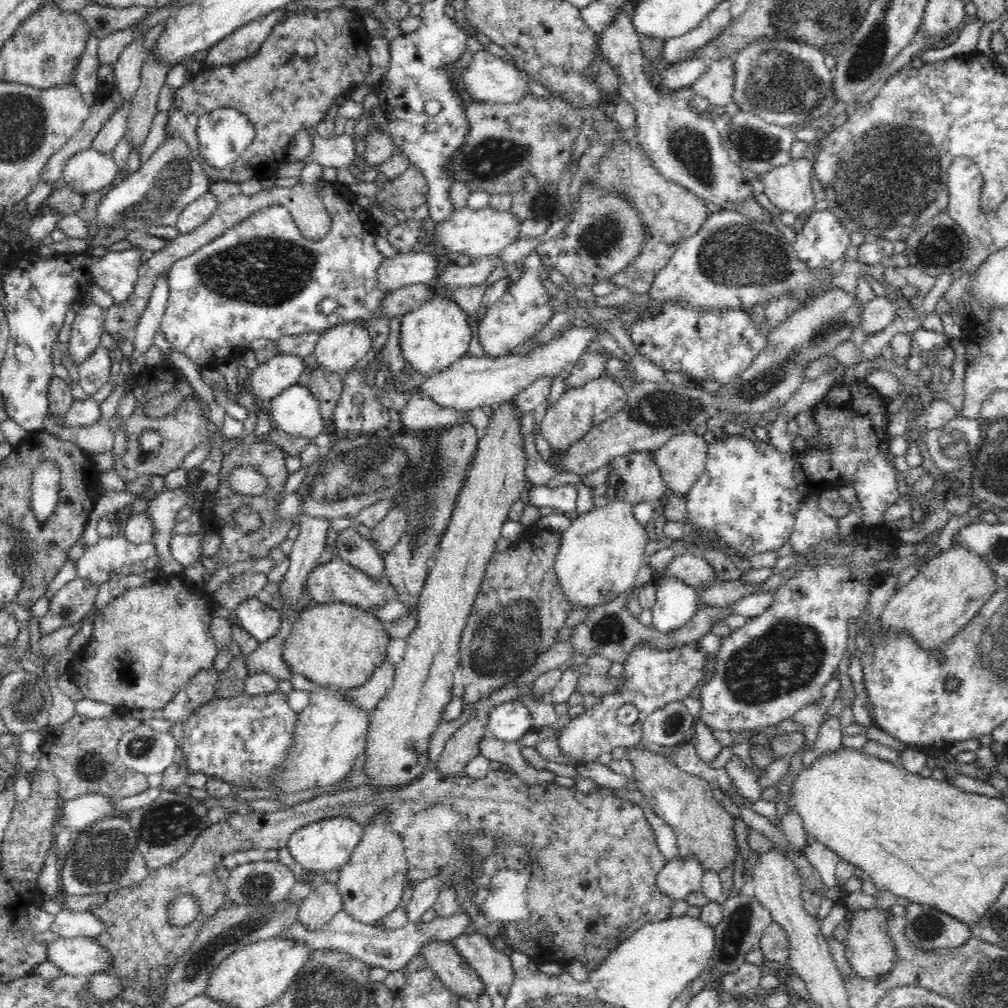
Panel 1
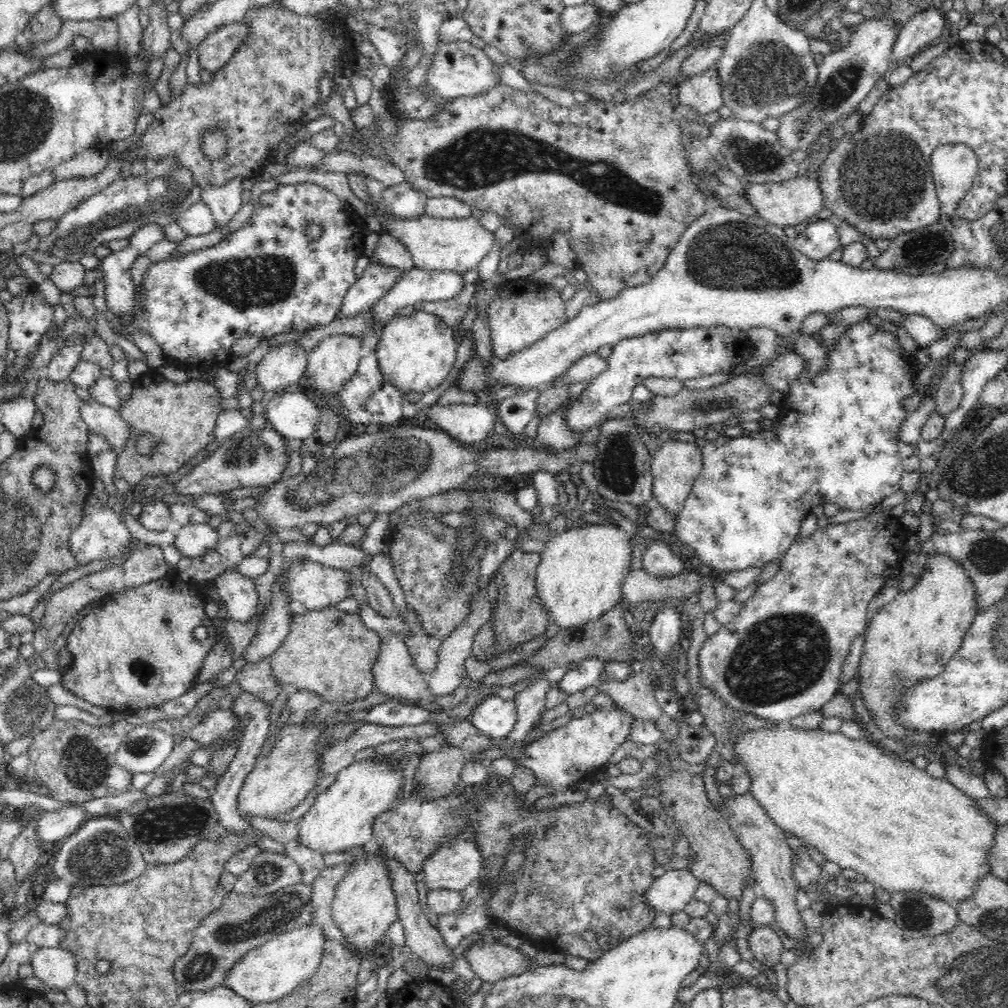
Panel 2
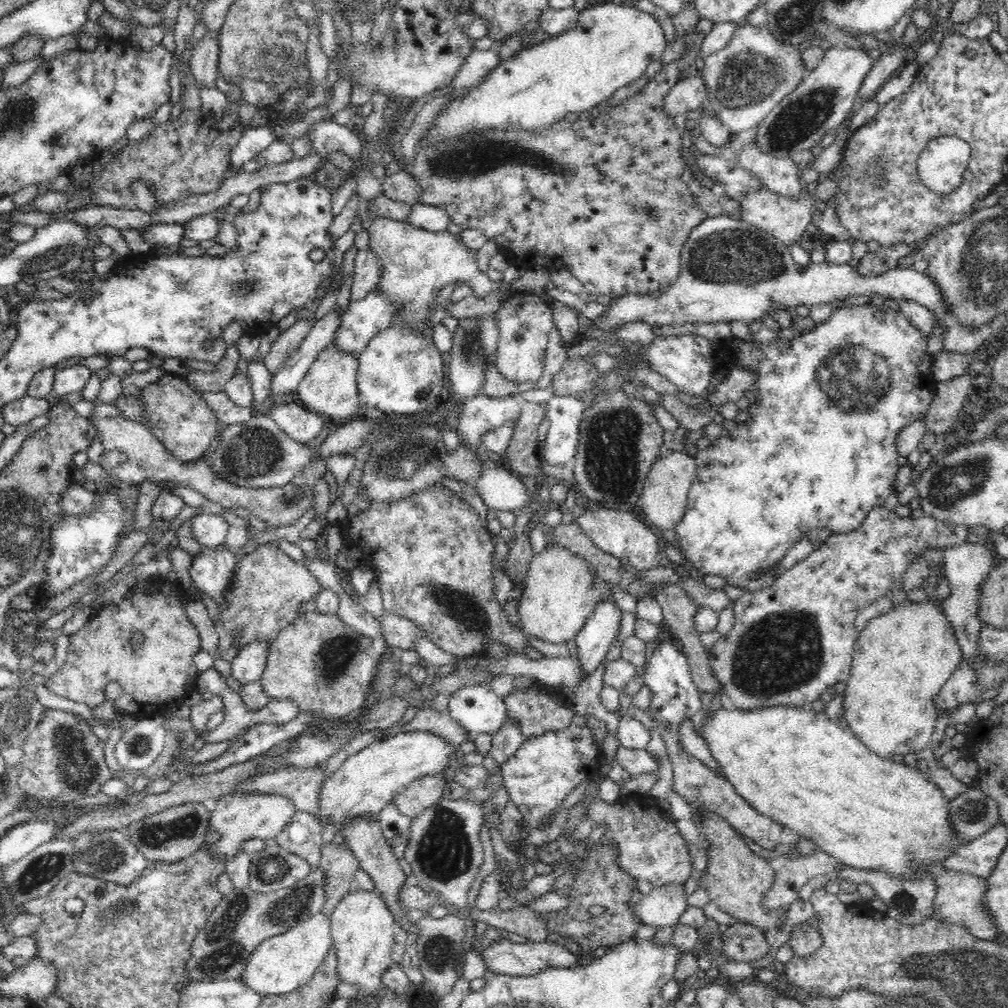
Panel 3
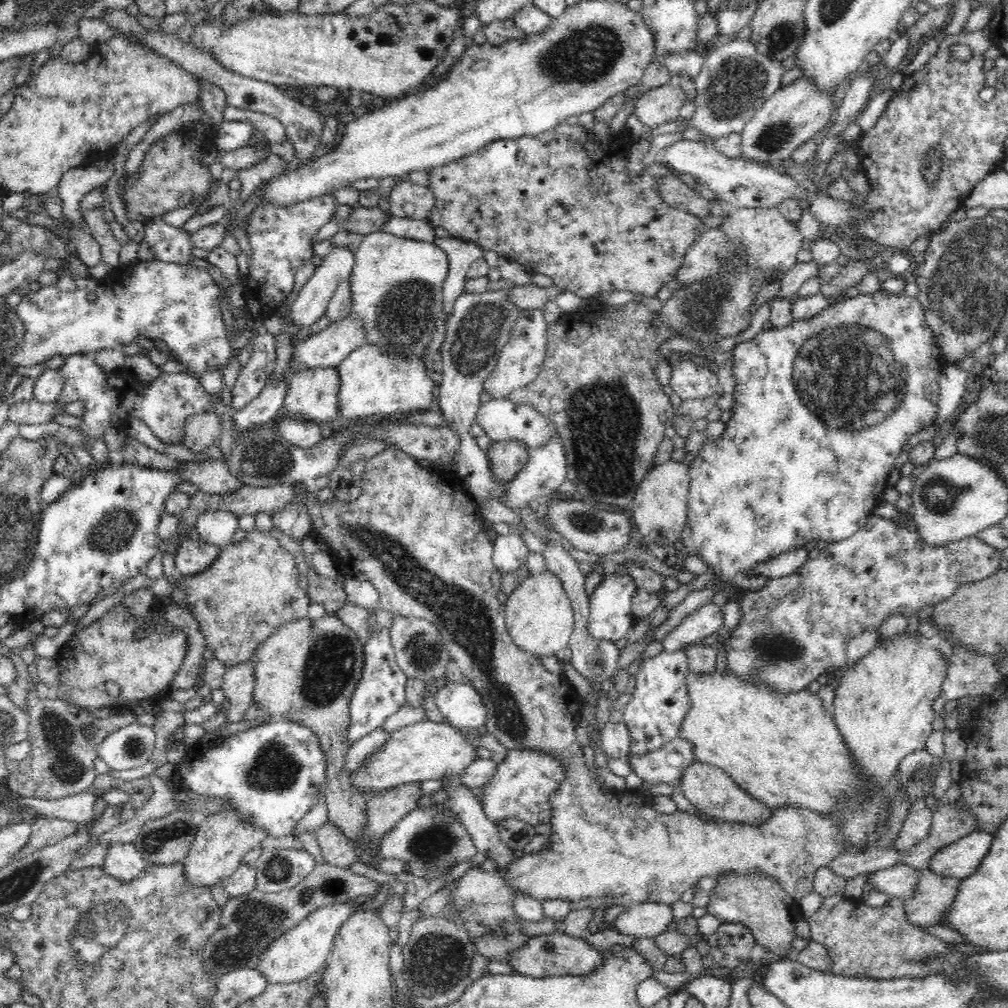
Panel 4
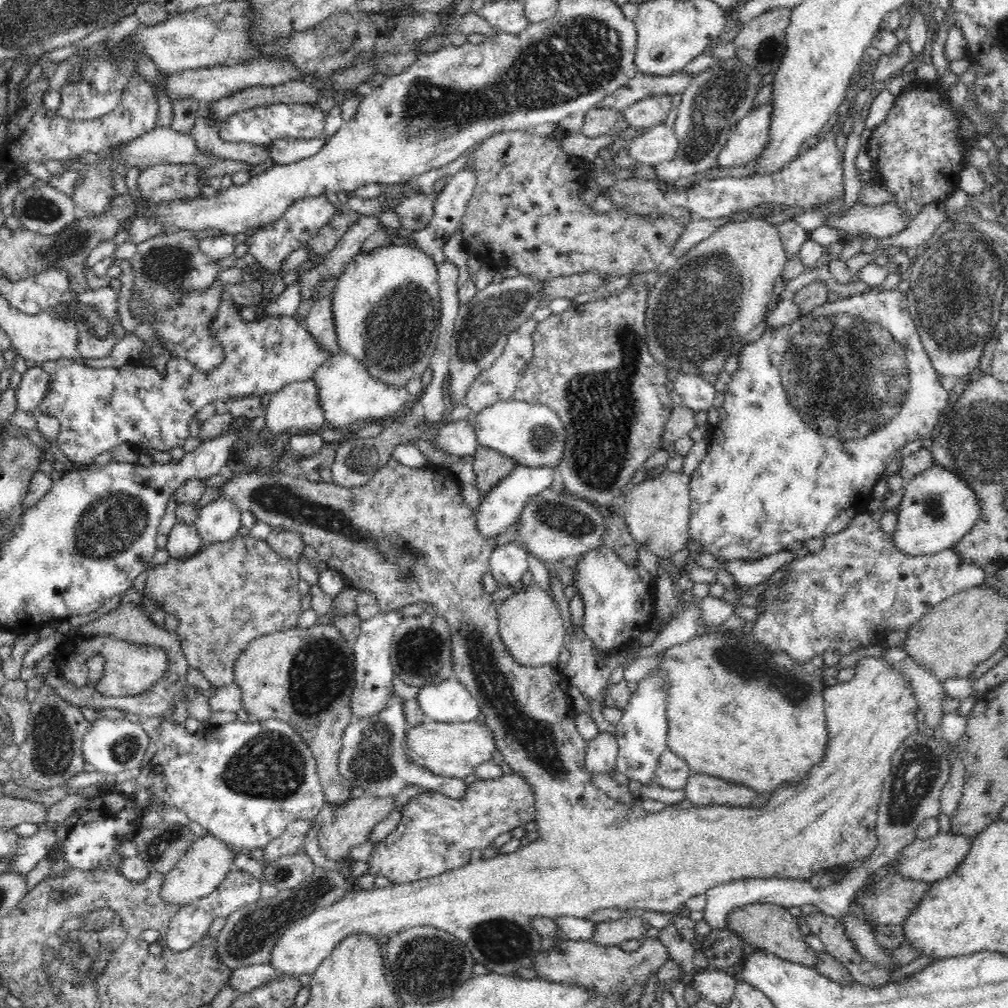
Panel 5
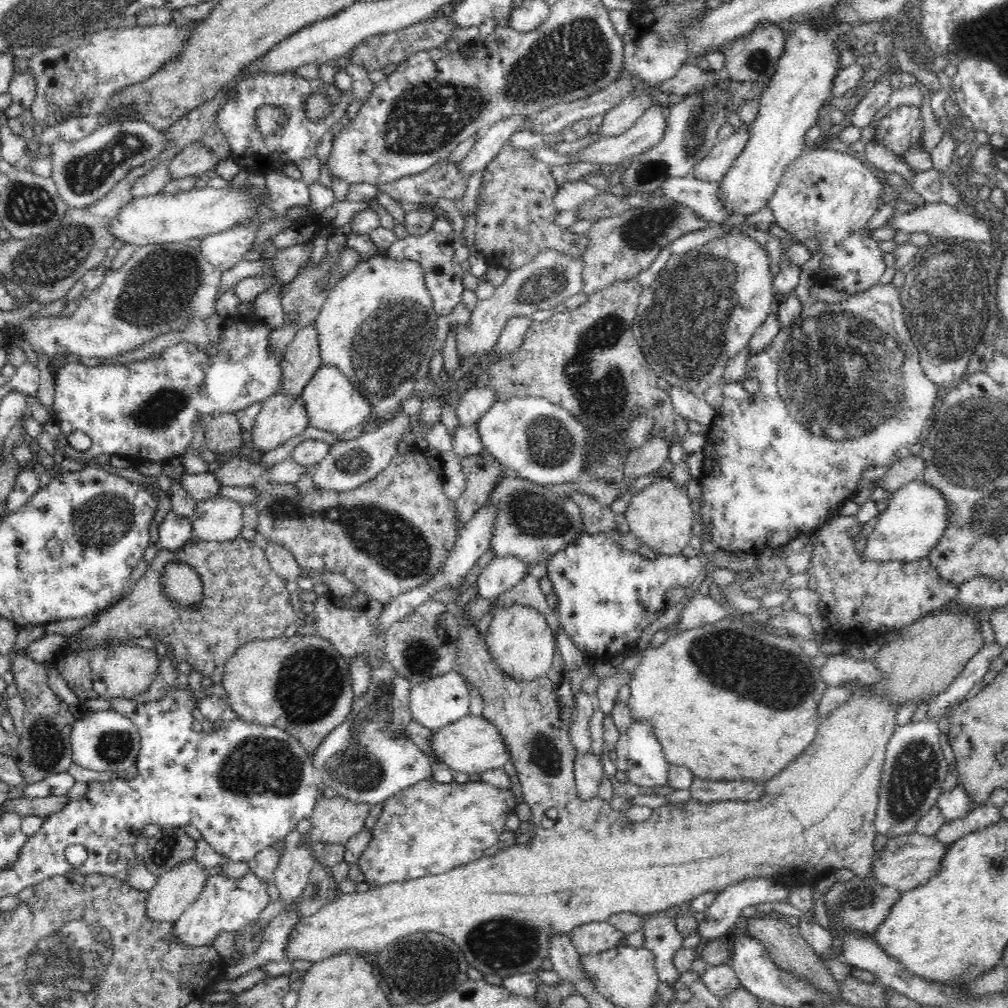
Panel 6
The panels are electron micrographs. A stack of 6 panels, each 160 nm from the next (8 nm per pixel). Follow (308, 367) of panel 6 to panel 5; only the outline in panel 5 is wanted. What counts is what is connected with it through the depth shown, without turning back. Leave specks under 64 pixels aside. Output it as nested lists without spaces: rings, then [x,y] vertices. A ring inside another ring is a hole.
[[[332,294],[321,300],[310,310],[306,322],[303,325],[306,330],[319,342],[327,352],[338,353],[337,334],[334,323],[334,305],[332,305]]]

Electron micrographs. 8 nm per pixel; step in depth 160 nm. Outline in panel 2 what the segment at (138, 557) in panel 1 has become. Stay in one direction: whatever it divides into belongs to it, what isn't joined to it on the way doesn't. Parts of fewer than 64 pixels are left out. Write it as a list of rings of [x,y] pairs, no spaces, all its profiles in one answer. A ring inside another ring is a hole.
[[[90,493],[85,500],[81,512],[80,524],[78,528],[72,531],[69,543],[72,553],[76,556],[78,566],[90,564],[90,562],[94,562],[94,560],[104,560],[104,562],[113,560],[113,565],[121,565],[127,559],[127,556],[135,549],[136,543],[147,545],[138,539],[132,540],[130,544],[131,550],[128,553],[124,547],[128,544],[130,538],[133,537],[130,535],[130,531],[128,531],[120,513],[112,509],[111,503],[104,505],[104,500],[101,501],[95,494]]]

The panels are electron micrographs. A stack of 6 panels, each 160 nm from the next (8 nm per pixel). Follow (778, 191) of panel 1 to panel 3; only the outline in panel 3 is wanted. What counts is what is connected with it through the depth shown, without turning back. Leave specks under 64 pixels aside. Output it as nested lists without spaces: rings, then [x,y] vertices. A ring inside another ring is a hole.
[[[822,177],[819,182],[812,186],[803,185],[803,192],[798,199],[788,199],[766,188],[753,190],[740,200],[742,216],[740,220],[748,222],[752,226],[774,236],[782,245],[789,249],[794,243],[805,239],[807,228],[810,226],[814,210],[820,203],[826,203],[832,197],[837,196],[837,184],[832,179]]]

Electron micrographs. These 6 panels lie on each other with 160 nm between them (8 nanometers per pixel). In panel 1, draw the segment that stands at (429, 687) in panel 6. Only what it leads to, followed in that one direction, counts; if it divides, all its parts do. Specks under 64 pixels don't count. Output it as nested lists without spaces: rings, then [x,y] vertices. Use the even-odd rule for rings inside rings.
[[[504,702],[495,707],[486,717],[490,736],[506,742],[518,742],[527,732],[534,730],[527,706],[520,702]]]

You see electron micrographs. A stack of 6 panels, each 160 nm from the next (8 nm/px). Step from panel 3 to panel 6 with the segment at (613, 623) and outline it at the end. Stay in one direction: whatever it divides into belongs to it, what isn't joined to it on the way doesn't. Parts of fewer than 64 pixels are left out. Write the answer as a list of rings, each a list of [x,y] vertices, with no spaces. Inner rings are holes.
[[[588,532],[580,534],[580,538],[570,541],[545,562],[547,577],[558,598],[555,610],[566,636],[579,651],[586,652],[590,659],[600,663],[617,663],[626,651],[637,648],[642,632],[658,620],[667,608],[666,592],[670,588],[690,588],[696,585],[710,569],[709,565],[709,556],[706,554],[695,557],[682,554],[658,555],[655,559],[650,559],[640,553],[624,550],[616,537]]]

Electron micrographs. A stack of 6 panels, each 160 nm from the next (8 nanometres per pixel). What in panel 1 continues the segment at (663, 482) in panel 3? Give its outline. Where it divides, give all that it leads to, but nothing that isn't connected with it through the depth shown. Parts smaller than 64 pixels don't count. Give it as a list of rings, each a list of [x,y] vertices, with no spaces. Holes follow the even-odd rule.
[[[694,431],[672,436],[655,455],[665,485],[678,498],[685,496],[700,478],[707,460],[708,444]]]

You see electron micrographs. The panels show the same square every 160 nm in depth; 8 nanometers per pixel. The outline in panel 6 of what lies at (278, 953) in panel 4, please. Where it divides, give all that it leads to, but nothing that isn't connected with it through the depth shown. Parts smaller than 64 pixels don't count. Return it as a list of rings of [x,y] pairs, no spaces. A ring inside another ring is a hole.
[[[410,450],[403,454],[398,453],[384,467],[384,470],[381,470],[372,480],[358,485],[354,490],[347,491],[318,490],[316,488],[310,491],[298,491],[298,489],[294,490],[292,484],[276,484],[275,482],[272,484],[264,480],[264,482],[255,486],[254,489],[256,489],[258,498],[256,498],[256,502],[252,502],[259,518],[257,531],[265,537],[266,541],[271,540],[292,553],[292,556],[299,562],[298,566],[300,567],[301,576],[316,576],[316,574],[322,574],[324,571],[344,574],[360,591],[365,592],[370,597],[378,600],[378,602],[386,605],[399,594],[415,589],[417,586],[423,585],[428,579],[431,579],[433,574],[439,571],[444,559],[447,558],[449,552],[455,545],[456,539],[459,537],[460,528],[457,526],[455,500],[450,500],[445,497],[443,491],[444,475],[442,470],[432,469],[432,466],[428,465],[428,459],[425,457],[424,452],[417,450]],[[358,570],[363,572],[361,579],[358,578]],[[457,607],[454,614],[458,617],[460,636],[458,636],[457,662],[455,670],[470,685],[478,689],[484,701],[483,716],[500,730],[500,734],[508,745],[510,761],[517,770],[517,776],[522,784],[522,795],[531,810],[532,823],[535,824],[535,835],[529,840],[526,846],[511,846],[500,850],[492,857],[482,857],[474,862],[456,867],[448,872],[436,875],[428,875],[414,880],[404,882],[391,882],[390,884],[369,889],[365,892],[342,893],[331,903],[321,907],[318,912],[309,917],[300,917],[295,930],[291,933],[286,948],[286,960],[293,964],[296,959],[308,960],[308,962],[323,961],[338,952],[346,950],[357,950],[360,953],[373,953],[384,950],[385,946],[394,941],[404,939],[415,933],[437,933],[446,936],[454,941],[466,954],[466,960],[472,968],[484,972],[484,974],[494,974],[500,978],[508,975],[529,973],[540,970],[542,962],[549,958],[550,940],[557,935],[568,935],[573,929],[588,922],[606,922],[614,914],[623,912],[636,913],[637,915],[654,914],[668,910],[671,906],[679,905],[683,902],[694,900],[703,892],[719,892],[727,886],[736,884],[740,881],[751,878],[771,878],[776,876],[788,876],[788,886],[798,884],[802,886],[804,882],[812,882],[820,872],[827,868],[851,868],[854,874],[864,880],[871,879],[873,873],[874,838],[876,838],[877,828],[875,827],[875,816],[879,801],[879,789],[881,784],[881,774],[885,759],[885,752],[888,741],[894,734],[897,722],[897,709],[886,699],[886,695],[872,691],[870,686],[853,685],[851,698],[840,704],[840,708],[835,709],[819,726],[816,738],[808,745],[799,757],[796,757],[784,770],[781,770],[772,780],[765,783],[765,794],[760,800],[742,801],[723,801],[716,803],[702,804],[690,799],[687,803],[671,804],[660,806],[653,809],[649,818],[643,823],[630,823],[625,815],[625,809],[615,811],[611,808],[610,802],[602,800],[598,795],[587,802],[580,801],[578,791],[576,791],[575,779],[575,760],[577,752],[571,745],[571,738],[568,735],[570,727],[560,719],[561,704],[555,694],[557,679],[552,676],[544,676],[534,681],[514,681],[500,671],[500,667],[494,663],[492,652],[486,647],[485,636],[480,635],[476,629],[476,623],[468,619],[468,616],[461,615],[462,607]]]

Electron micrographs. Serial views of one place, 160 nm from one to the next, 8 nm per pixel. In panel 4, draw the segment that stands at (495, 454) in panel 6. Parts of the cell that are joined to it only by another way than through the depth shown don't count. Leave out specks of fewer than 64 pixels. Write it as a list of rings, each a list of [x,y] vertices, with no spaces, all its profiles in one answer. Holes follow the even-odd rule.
[[[506,398],[490,399],[478,408],[475,421],[494,443],[508,440],[519,440],[524,447],[534,451],[543,448],[548,440],[556,438],[557,428],[554,421],[526,403],[517,403]]]

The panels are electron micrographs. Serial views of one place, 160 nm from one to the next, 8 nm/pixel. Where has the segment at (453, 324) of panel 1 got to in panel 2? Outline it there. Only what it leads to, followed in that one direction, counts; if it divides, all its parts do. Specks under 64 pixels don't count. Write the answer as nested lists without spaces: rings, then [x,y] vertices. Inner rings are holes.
[[[418,311],[412,316],[396,317],[383,328],[374,350],[380,372],[403,392],[404,398],[412,392],[426,394],[438,388],[450,374],[459,345],[456,337],[452,327],[434,314]]]

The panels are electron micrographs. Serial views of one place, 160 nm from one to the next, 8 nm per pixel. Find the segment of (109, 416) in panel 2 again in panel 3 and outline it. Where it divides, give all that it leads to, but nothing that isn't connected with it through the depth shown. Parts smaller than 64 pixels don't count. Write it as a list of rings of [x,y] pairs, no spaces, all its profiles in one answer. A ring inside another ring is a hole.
[[[92,415],[90,422],[98,428],[104,443],[104,453],[100,458],[100,466],[106,470],[110,477],[110,484],[114,484],[114,478],[118,478],[123,485],[140,485],[145,480],[165,481],[175,486],[185,486],[197,490],[212,502],[218,502],[222,507],[245,508],[251,512],[251,516],[257,516],[270,528],[293,524],[301,516],[310,517],[314,508],[314,495],[312,490],[303,490],[299,486],[286,483],[284,486],[261,489],[258,487],[236,486],[224,481],[220,475],[212,469],[212,460],[209,456],[191,462],[181,462],[173,456],[150,432],[146,425],[142,425],[131,419],[122,417],[99,418]]]

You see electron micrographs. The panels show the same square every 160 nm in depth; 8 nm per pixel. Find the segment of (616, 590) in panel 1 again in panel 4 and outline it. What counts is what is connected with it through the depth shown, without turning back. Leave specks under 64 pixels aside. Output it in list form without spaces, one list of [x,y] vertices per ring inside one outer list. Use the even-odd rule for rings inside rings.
[[[550,570],[537,575],[529,575],[516,587],[516,590],[508,596],[505,602],[506,626],[514,644],[522,651],[534,654],[538,659],[543,656],[559,656],[565,648],[569,647],[574,624],[574,613],[568,595],[562,586],[560,579]]]

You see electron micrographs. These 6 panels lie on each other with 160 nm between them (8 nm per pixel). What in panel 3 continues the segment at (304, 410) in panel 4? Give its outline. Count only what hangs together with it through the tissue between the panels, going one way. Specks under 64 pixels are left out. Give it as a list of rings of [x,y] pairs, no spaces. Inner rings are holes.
[[[335,344],[327,346],[301,379],[294,392],[295,398],[304,408],[318,414],[327,414],[330,418],[348,418],[356,414],[359,405],[359,396],[356,382],[358,374],[358,353],[344,354]]]

